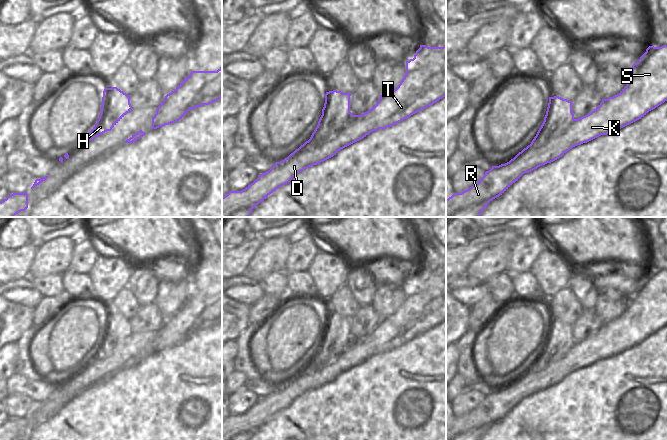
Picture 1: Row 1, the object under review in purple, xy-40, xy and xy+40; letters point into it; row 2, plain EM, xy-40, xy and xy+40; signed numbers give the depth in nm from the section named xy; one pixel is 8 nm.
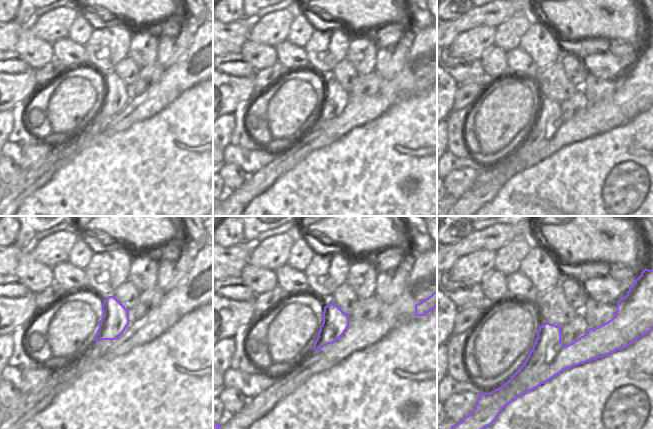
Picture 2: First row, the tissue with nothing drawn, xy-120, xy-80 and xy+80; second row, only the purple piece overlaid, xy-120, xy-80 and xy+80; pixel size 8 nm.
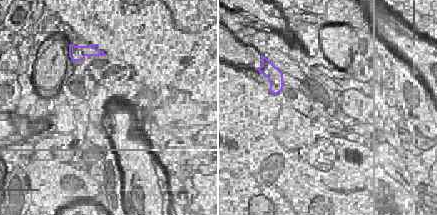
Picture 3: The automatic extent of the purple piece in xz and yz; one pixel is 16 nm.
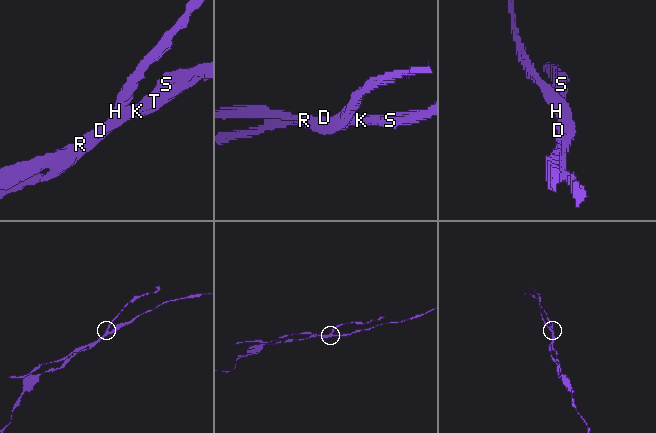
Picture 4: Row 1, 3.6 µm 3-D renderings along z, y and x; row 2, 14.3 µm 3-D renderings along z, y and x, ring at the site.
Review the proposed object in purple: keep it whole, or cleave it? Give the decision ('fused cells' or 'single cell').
fused cells

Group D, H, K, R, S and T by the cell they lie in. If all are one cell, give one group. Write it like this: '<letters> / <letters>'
D K R S T / H

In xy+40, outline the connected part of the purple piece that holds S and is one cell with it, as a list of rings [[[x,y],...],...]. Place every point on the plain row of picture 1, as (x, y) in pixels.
[[[667,269],[661,271],[649,270],[640,281],[640,284],[632,289],[630,302],[626,310],[617,319],[602,323],[602,326],[591,337],[579,343],[574,343],[568,354],[555,365],[551,365],[543,371],[528,369],[509,386],[492,390],[475,409],[461,417],[454,417],[446,423],[446,440],[452,440],[479,427],[488,428],[518,405],[525,395],[551,387],[577,369],[617,355],[641,343],[665,325],[667,325]]]

